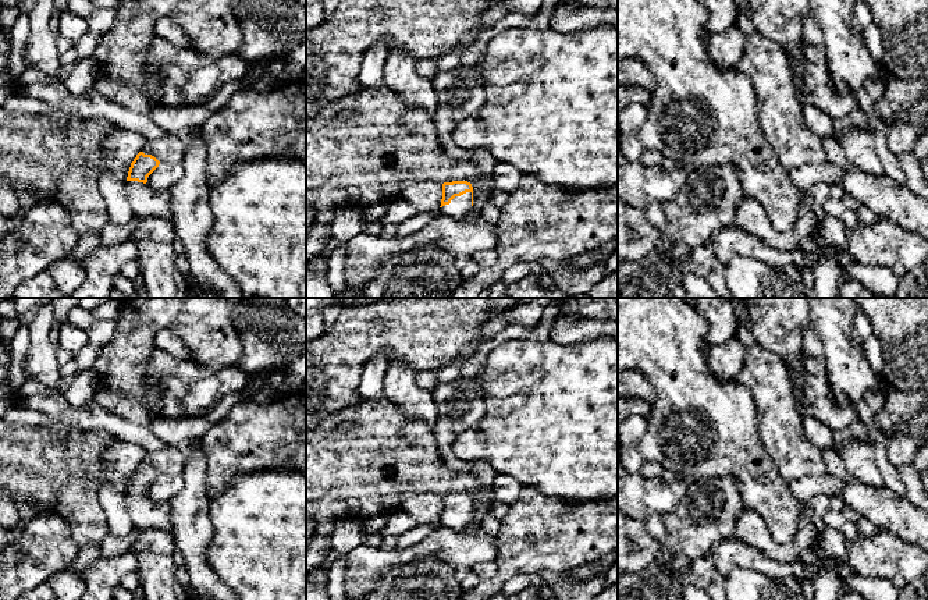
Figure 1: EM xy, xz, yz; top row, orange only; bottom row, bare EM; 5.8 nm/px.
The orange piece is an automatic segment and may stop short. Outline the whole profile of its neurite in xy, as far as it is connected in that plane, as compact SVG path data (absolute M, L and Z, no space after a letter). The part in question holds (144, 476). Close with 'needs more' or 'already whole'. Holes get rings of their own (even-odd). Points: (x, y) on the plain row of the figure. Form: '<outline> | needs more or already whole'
M139 464L128 483L124 497L125 510L136 529L174 535L168 503L154 503L146 496L147 489L159 476L160 473L154 468Z | needs more

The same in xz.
M467 493L442 496L441 525L454 532L463 532L473 518L473 498Z | needs more

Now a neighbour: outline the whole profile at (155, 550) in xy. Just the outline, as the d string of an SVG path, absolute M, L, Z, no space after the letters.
M136 529L131 537L145 600L188 600L189 590L175 578L173 535Z

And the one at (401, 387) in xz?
M395 358L388 359L384 397L398 405L406 418L422 420L434 430L437 408L431 391L422 388L416 376L417 372L412 368L402 365Z

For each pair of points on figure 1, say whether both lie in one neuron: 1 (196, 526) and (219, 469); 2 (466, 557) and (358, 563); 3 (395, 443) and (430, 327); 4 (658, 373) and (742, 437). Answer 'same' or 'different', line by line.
1: different
2: same
3: different
4: same

